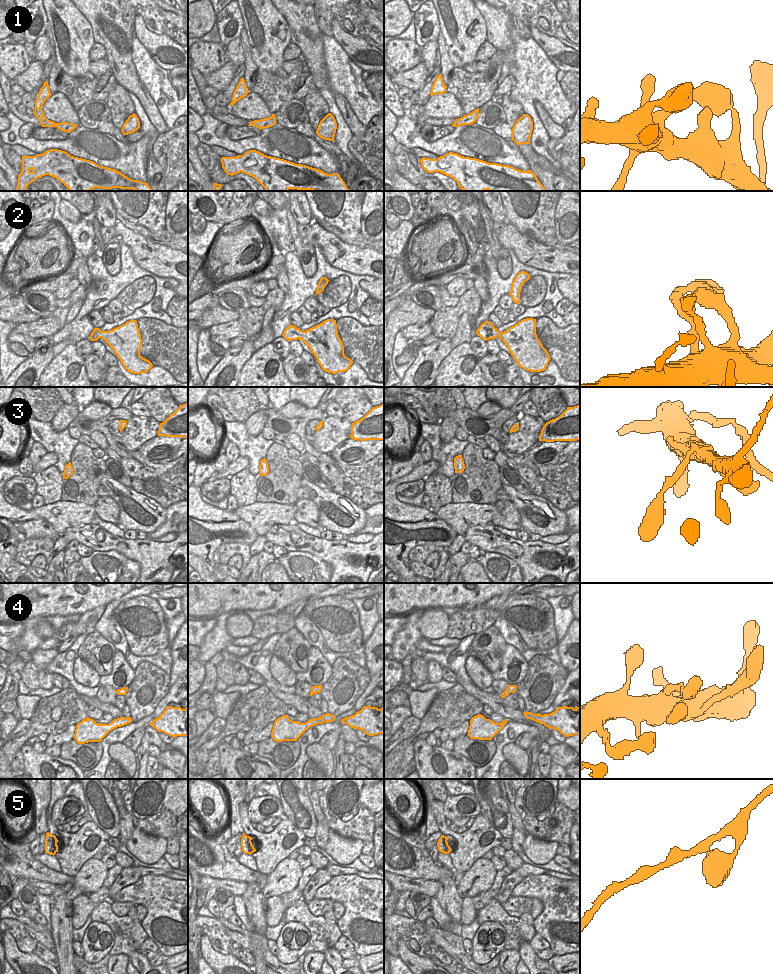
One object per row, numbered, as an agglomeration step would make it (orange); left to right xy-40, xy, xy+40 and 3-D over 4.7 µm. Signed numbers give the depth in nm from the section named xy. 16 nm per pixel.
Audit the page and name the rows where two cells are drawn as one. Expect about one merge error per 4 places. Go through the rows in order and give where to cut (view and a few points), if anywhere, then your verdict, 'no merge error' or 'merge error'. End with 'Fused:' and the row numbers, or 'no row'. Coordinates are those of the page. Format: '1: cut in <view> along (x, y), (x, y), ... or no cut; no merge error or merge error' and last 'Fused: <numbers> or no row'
1: no cut; no merge error
2: no cut; no merge error
3: no cut; no merge error
4: no cut; no merge error
5: no cut; no merge error
Fused: no row

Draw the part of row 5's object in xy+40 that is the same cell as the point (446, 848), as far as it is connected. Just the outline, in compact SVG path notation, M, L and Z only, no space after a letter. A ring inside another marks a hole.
M442 835L437 842L438 850L444 854L449 854L452 851L452 849L448 845L448 839L448 837Z

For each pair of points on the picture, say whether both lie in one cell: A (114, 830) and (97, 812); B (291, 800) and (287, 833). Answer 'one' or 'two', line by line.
A: one
B: two

